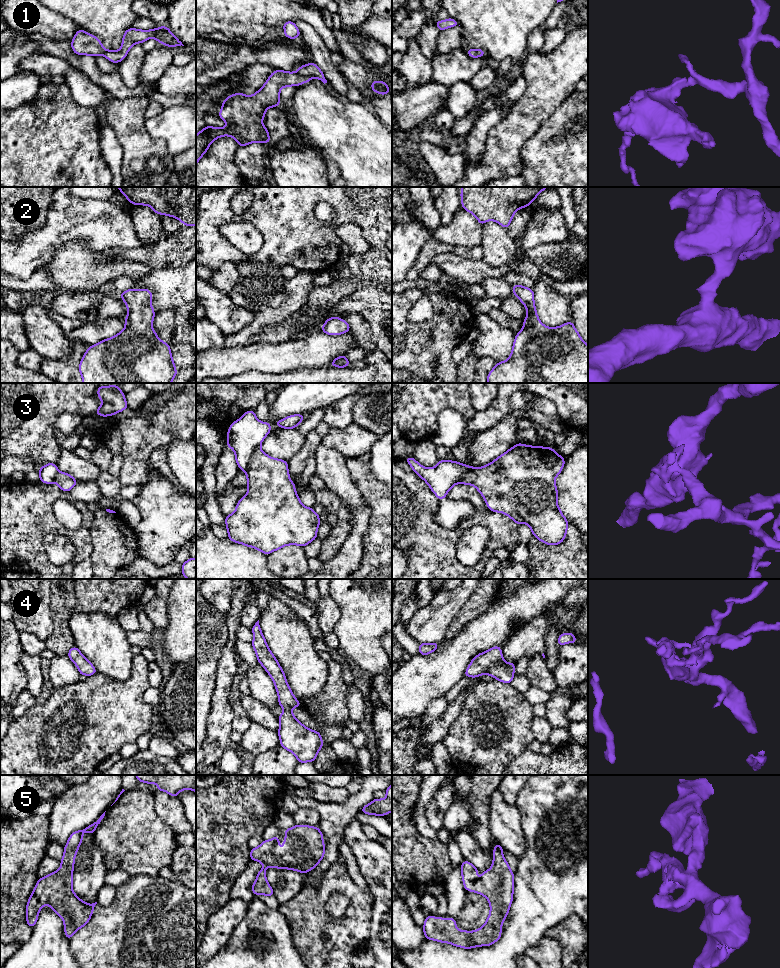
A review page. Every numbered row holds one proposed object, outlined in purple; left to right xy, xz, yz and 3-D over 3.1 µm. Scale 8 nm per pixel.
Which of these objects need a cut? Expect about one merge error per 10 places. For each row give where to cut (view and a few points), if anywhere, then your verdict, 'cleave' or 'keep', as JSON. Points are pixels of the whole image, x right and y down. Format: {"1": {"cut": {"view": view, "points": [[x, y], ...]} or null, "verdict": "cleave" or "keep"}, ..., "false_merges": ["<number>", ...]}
{"1": {"cut": null, "verdict": "keep"}, "2": {"cut": null, "verdict": "keep"}, "3": {"cut": {"view": "xz", "points": [[259, 444], [253, 451], [245, 472]]}, "verdict": "cleave"}, "4": {"cut": null, "verdict": "keep"}, "5": {"cut": null, "verdict": "keep"}, "false_merges": ["3"]}

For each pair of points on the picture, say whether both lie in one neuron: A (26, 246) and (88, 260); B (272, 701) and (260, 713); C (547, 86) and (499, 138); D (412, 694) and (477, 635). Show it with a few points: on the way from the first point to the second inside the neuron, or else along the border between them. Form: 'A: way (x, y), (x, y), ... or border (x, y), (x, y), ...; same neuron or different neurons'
A: border (74, 241), (57, 246), (42, 265); different neurons
B: border (250, 695), (270, 709); different neurons
C: way (538, 99), (512, 125); same neuron
D: way (427, 678), (434, 672), (438, 672), (461, 649); same neuron

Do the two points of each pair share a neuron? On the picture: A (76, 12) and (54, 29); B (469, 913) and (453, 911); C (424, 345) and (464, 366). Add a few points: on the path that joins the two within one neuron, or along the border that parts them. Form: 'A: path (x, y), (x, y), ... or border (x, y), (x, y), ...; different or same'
A: border (50, 10), (71, 19), (80, 28); different
B: border (466, 892), (464, 904), (455, 918); different
C: border (457, 365), (458, 372); different

